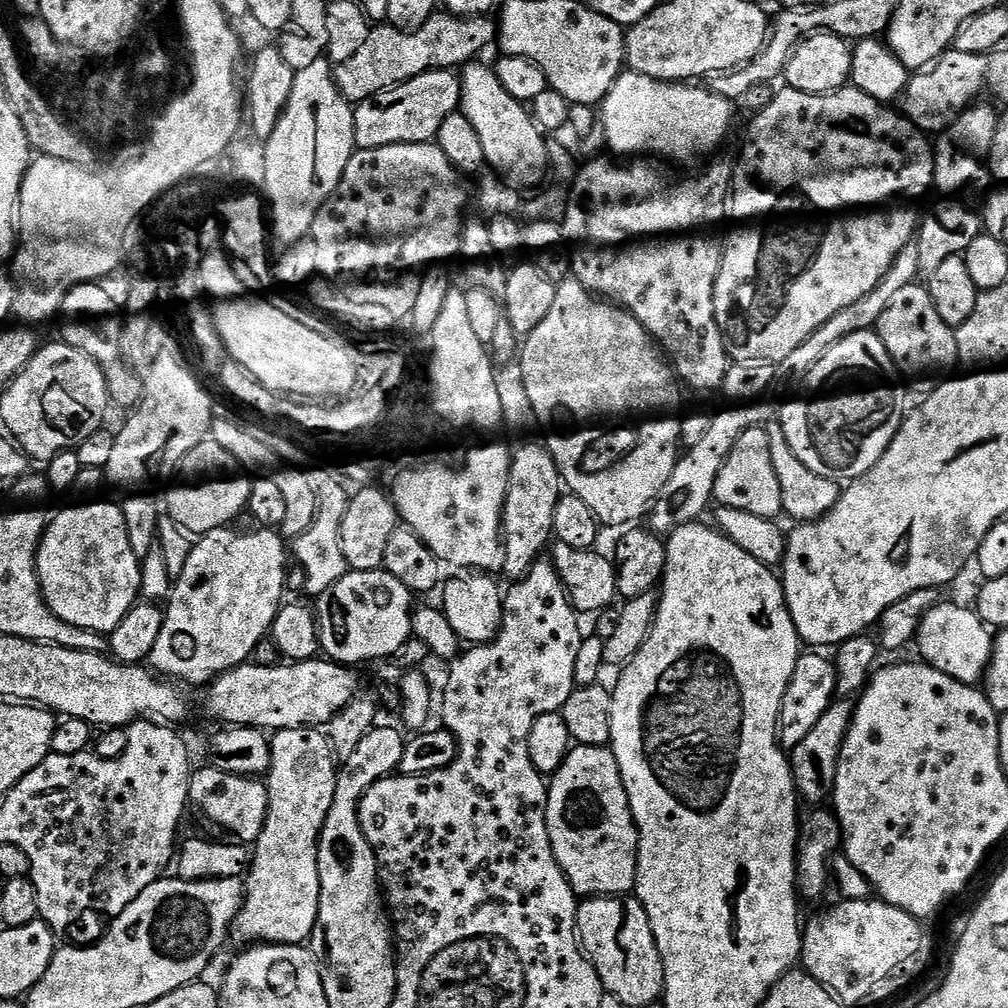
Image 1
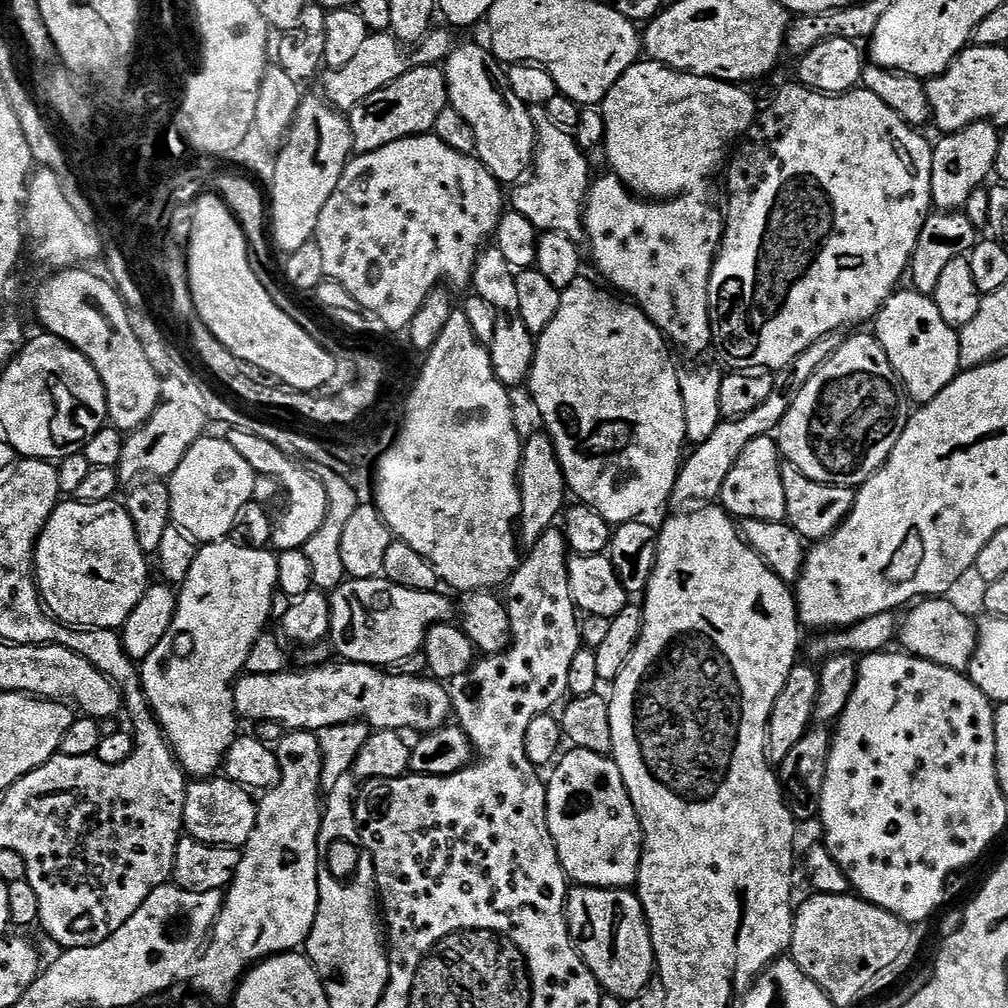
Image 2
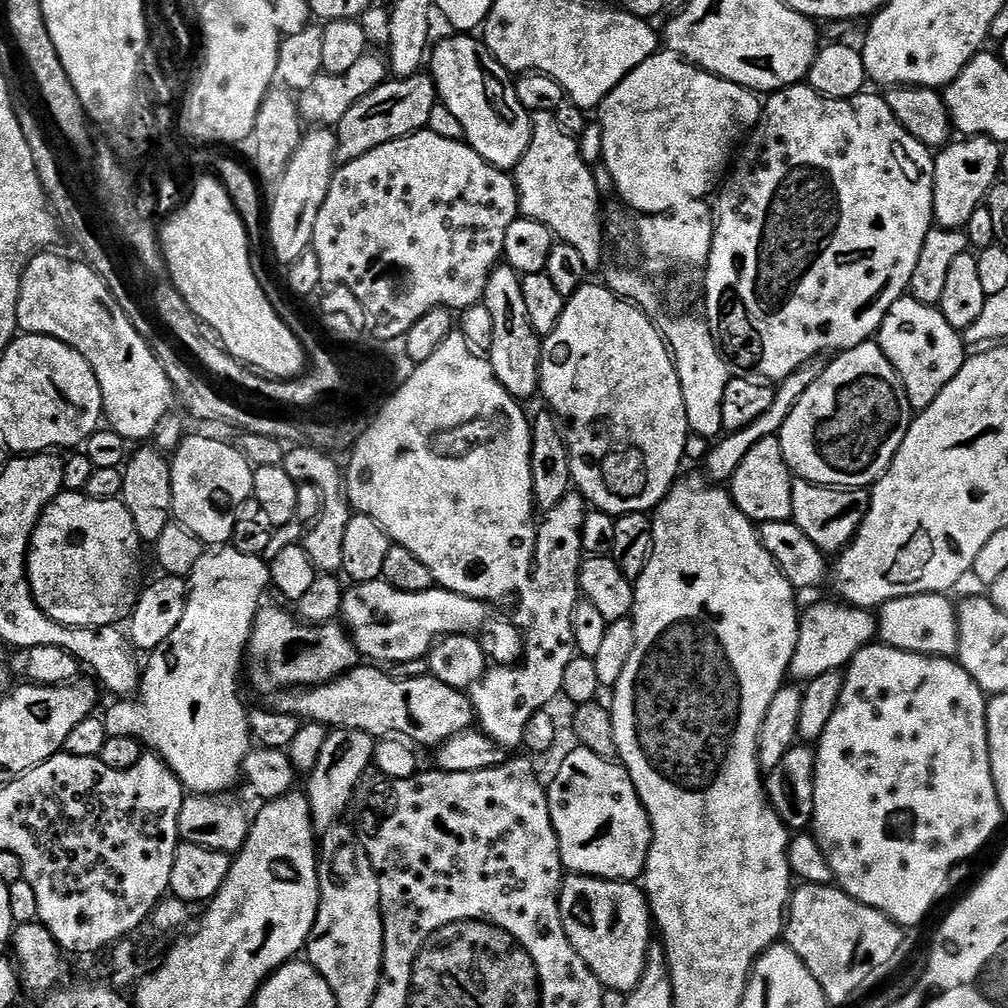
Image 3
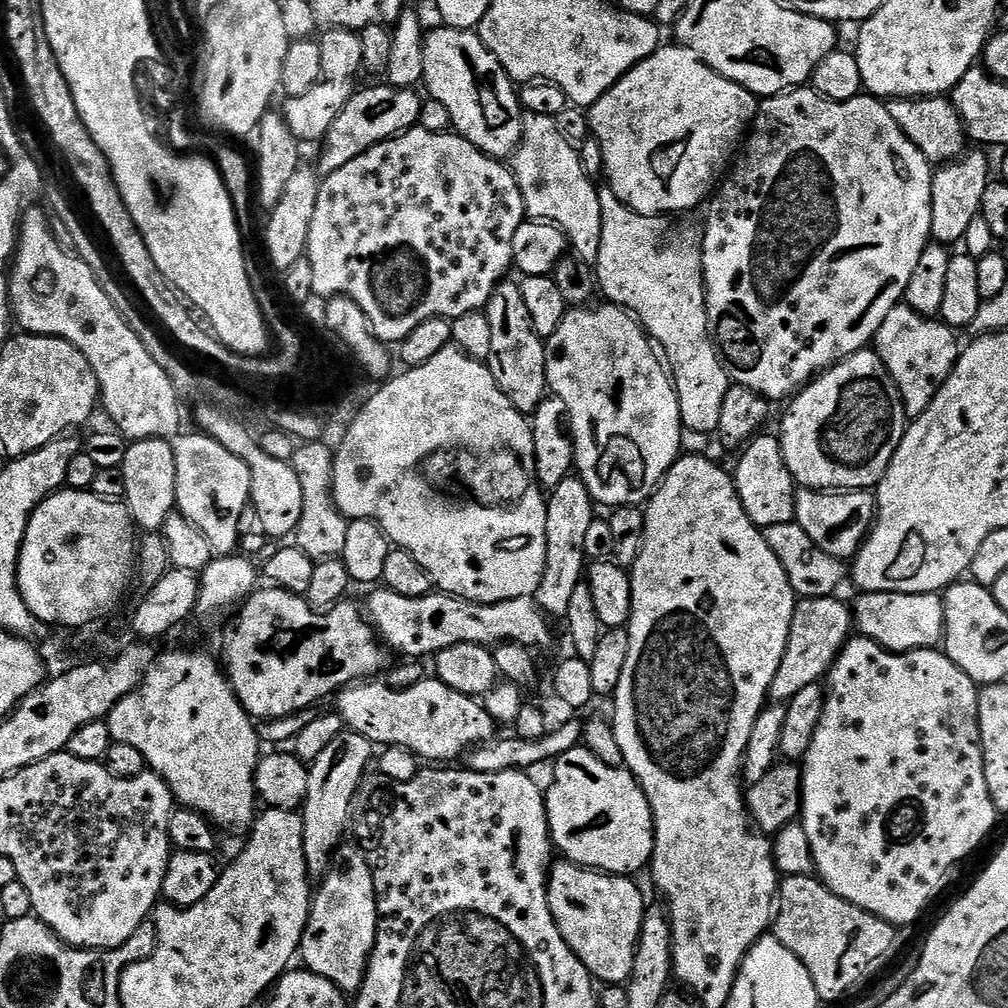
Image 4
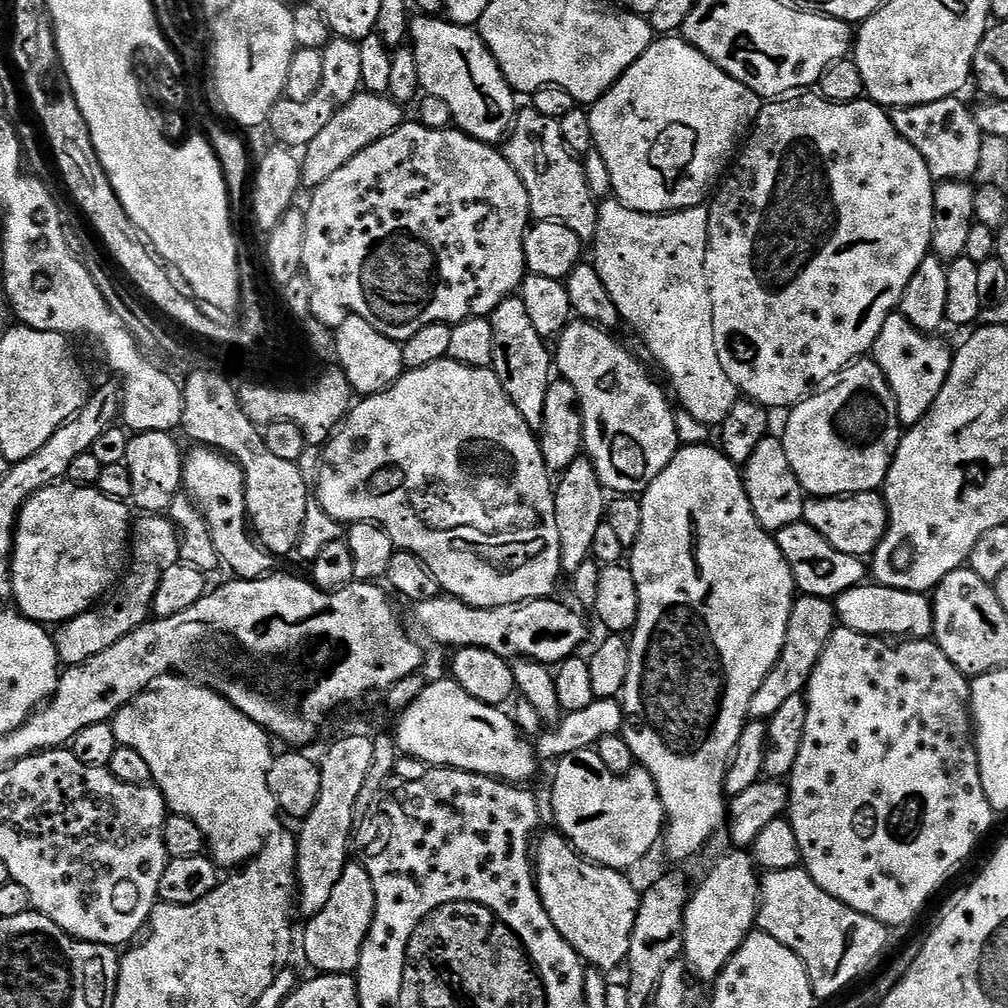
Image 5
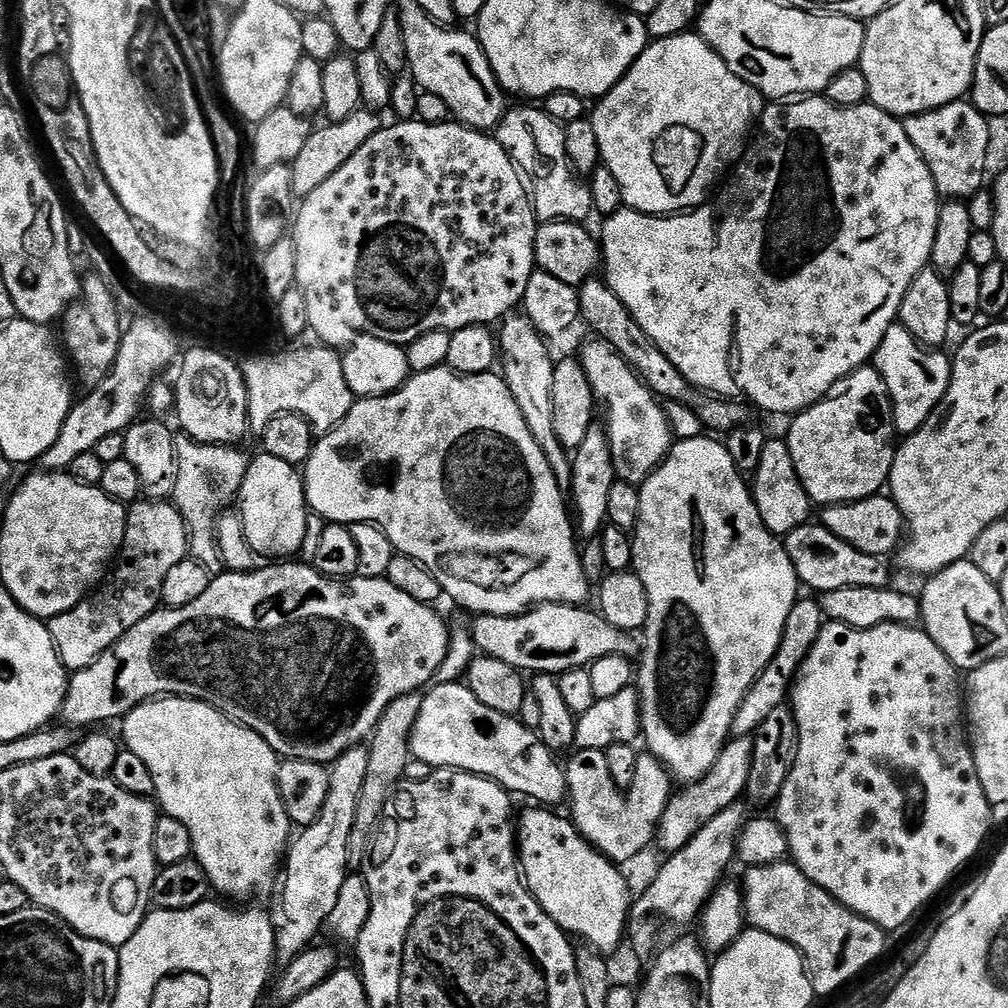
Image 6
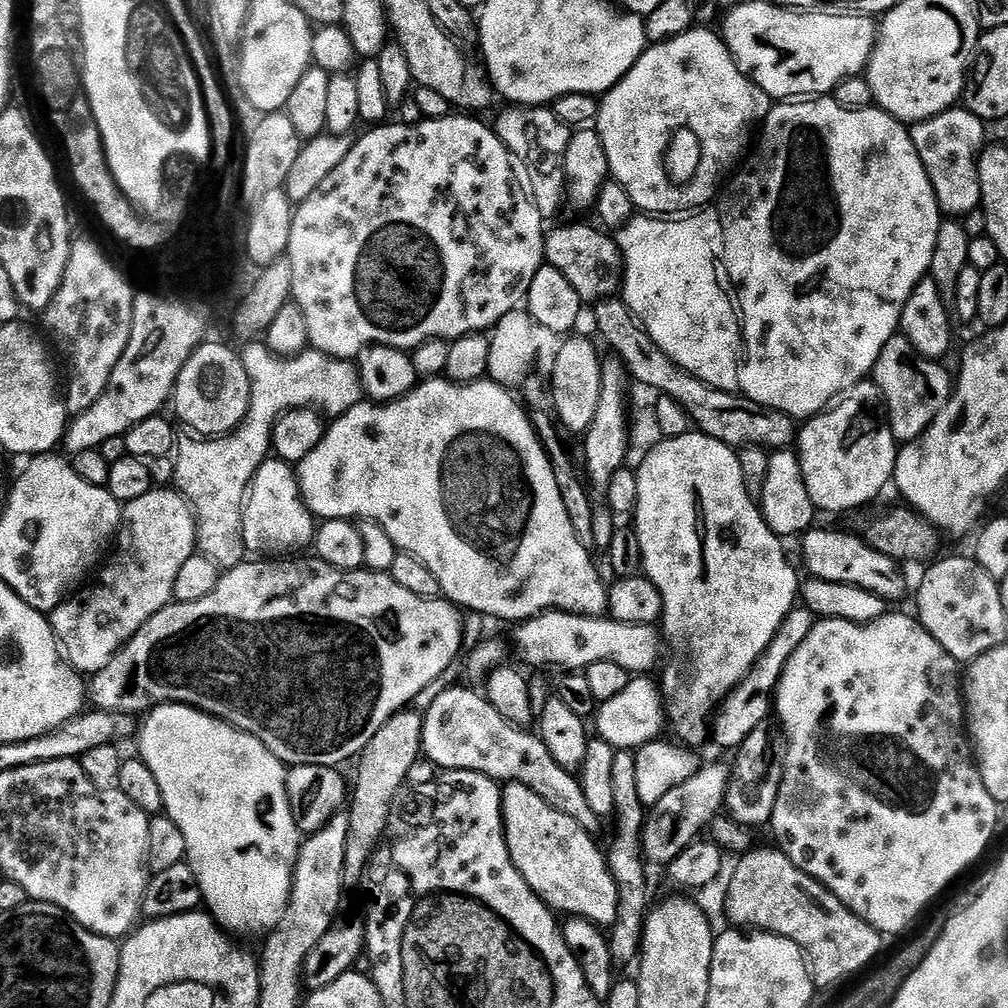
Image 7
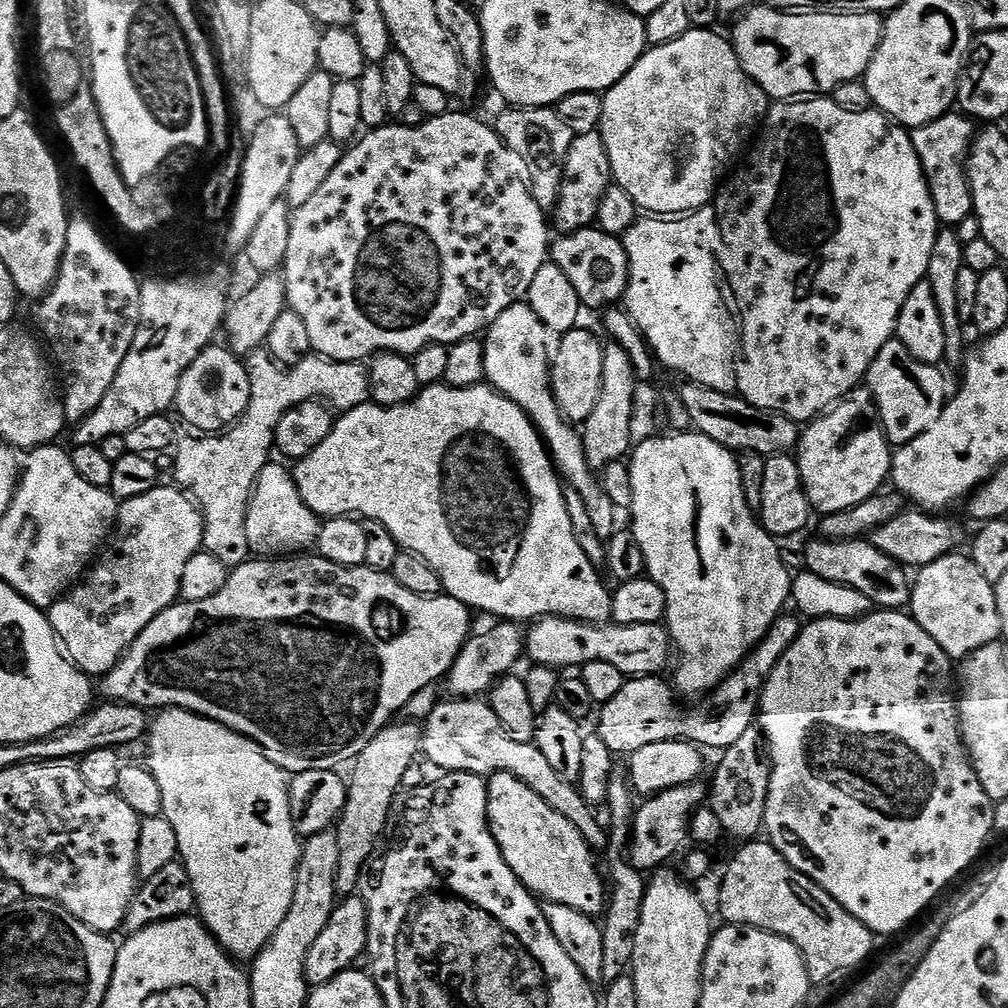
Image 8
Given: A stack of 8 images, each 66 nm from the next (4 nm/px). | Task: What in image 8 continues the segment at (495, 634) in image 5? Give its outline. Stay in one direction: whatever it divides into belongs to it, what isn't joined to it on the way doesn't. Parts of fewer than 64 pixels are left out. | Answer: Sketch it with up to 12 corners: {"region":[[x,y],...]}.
{"region":[[545,616],[526,632],[533,665],[610,662],[625,678],[661,675],[663,623],[603,626]]}

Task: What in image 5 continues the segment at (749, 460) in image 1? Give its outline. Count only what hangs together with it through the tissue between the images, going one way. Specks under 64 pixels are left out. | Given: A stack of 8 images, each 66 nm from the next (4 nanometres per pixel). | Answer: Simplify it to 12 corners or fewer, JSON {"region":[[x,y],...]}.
{"region":[[784,441],[758,442],[742,475],[750,506],[775,534],[803,521],[806,493]]}

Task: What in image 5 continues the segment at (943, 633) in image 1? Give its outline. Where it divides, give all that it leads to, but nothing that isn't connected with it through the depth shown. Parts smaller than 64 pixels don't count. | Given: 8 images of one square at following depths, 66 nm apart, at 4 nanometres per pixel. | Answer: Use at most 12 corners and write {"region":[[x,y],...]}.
{"region":[[863,582],[835,597],[843,627],[927,640],[923,592]]}

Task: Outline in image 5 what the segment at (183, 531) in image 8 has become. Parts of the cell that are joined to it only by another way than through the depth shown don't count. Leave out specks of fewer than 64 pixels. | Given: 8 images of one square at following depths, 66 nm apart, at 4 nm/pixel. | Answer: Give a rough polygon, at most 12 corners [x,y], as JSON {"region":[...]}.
{"region":[[141,515],[115,591],[55,629],[61,665],[84,664],[148,623],[180,534]]}

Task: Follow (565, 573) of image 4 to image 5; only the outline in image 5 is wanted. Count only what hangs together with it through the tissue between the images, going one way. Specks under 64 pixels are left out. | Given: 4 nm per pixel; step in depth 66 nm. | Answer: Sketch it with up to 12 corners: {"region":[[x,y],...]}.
{"region":[[591,460],[555,485],[561,569],[589,559],[606,520],[606,489]]}

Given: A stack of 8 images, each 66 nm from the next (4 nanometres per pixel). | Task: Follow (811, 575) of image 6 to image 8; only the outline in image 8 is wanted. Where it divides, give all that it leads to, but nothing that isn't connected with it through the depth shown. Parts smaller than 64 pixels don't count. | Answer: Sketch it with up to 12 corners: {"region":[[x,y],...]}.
{"region":[[816,538],[805,567],[875,607],[911,603],[905,569],[866,540]]}

